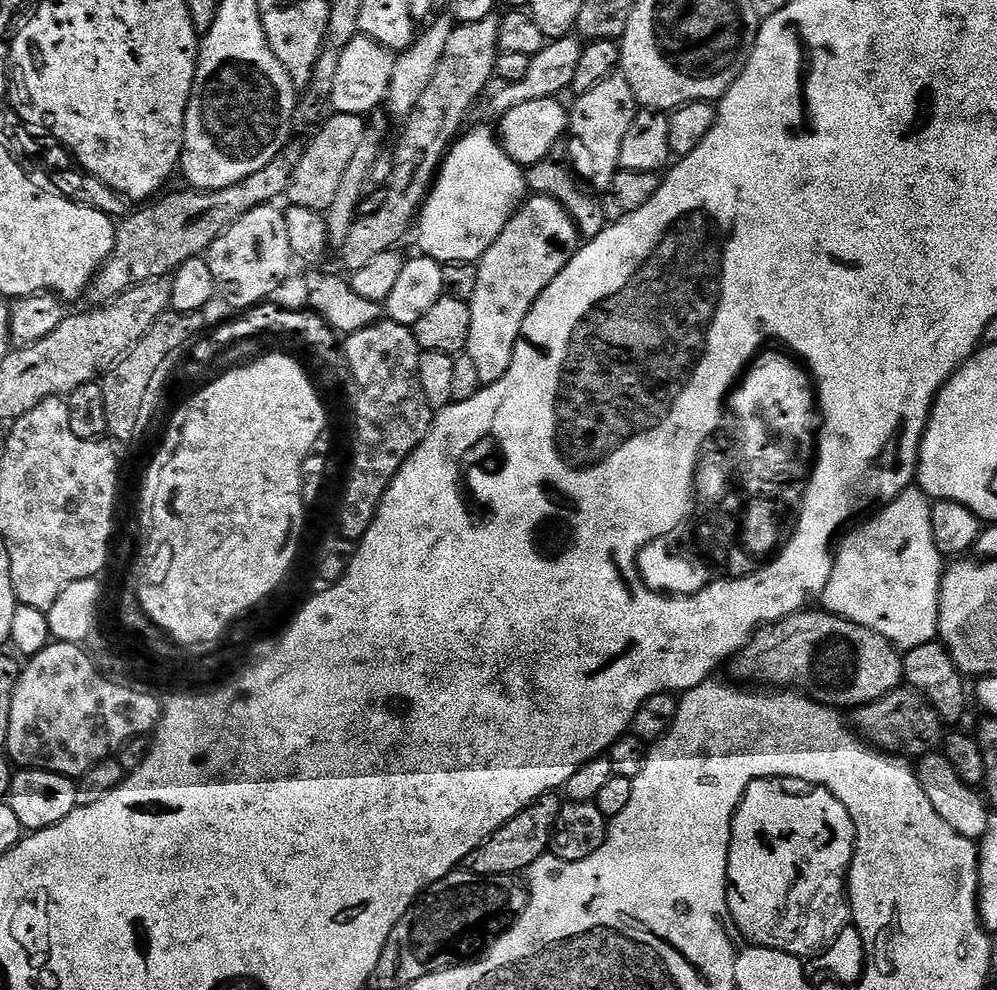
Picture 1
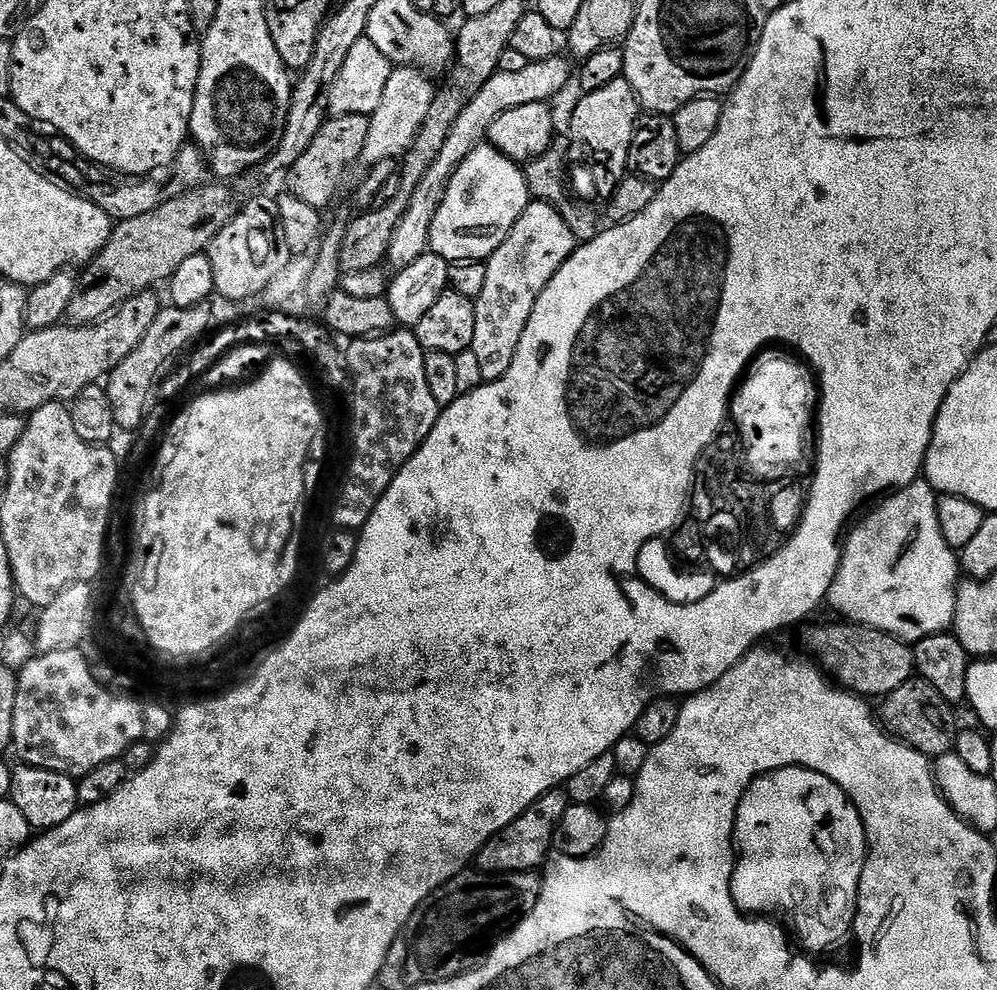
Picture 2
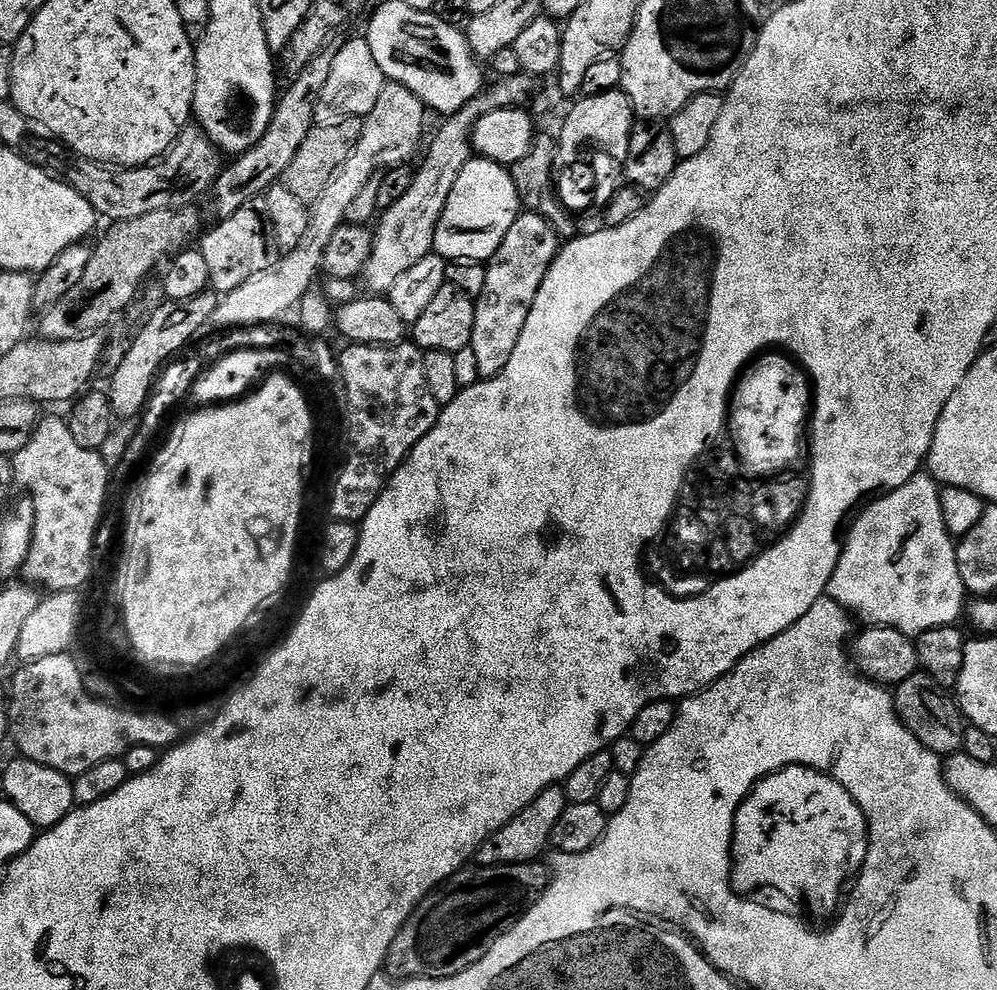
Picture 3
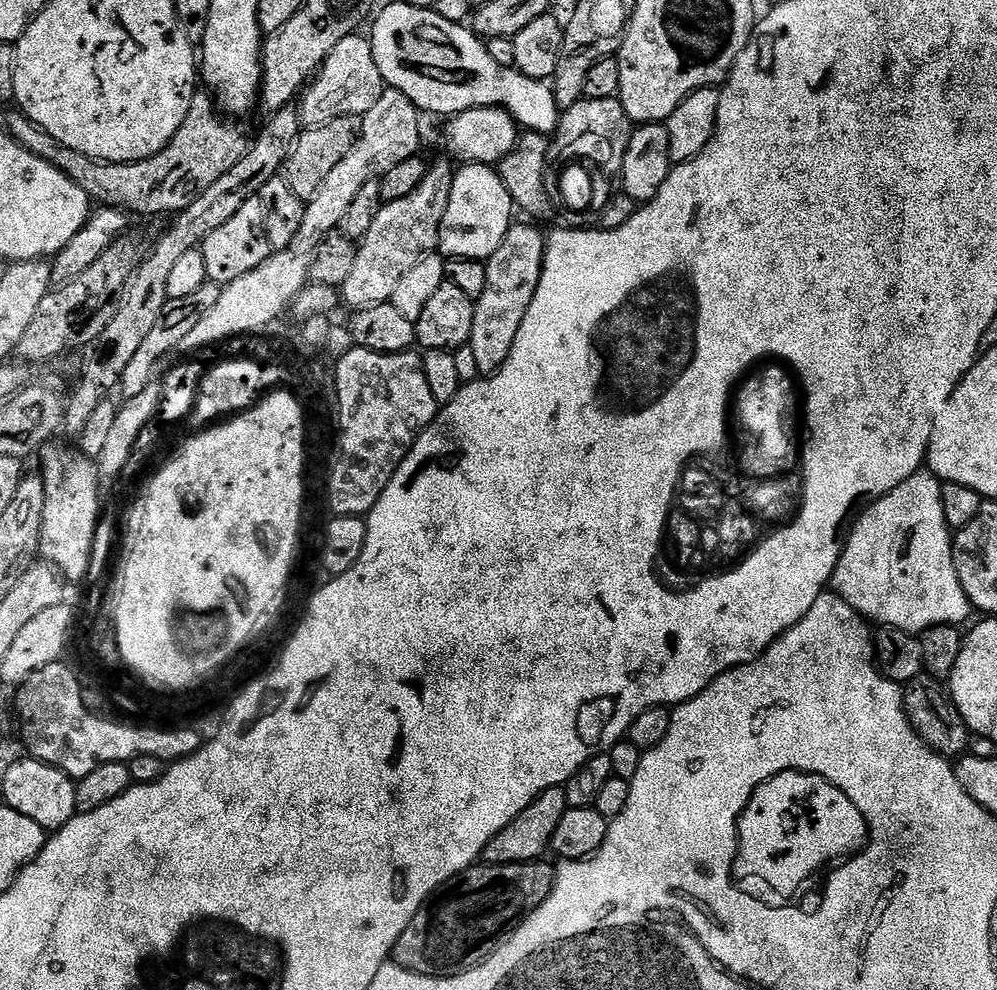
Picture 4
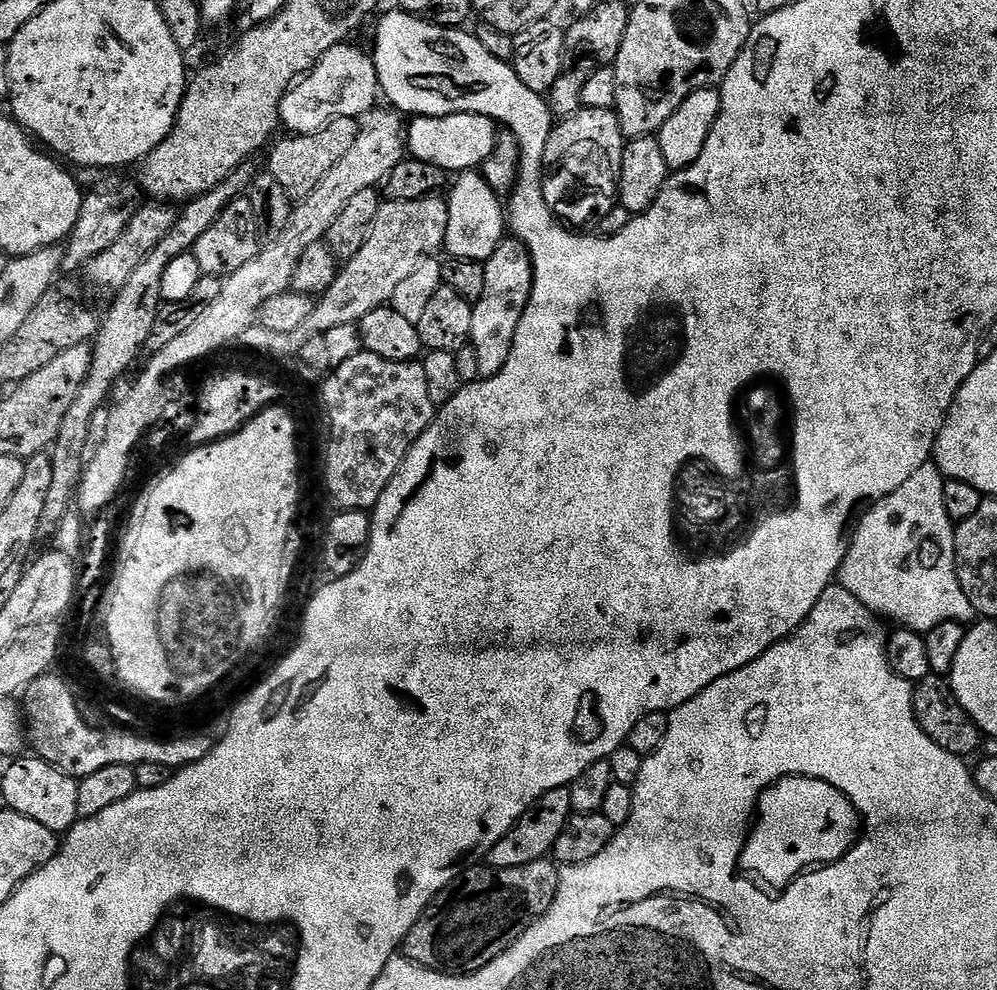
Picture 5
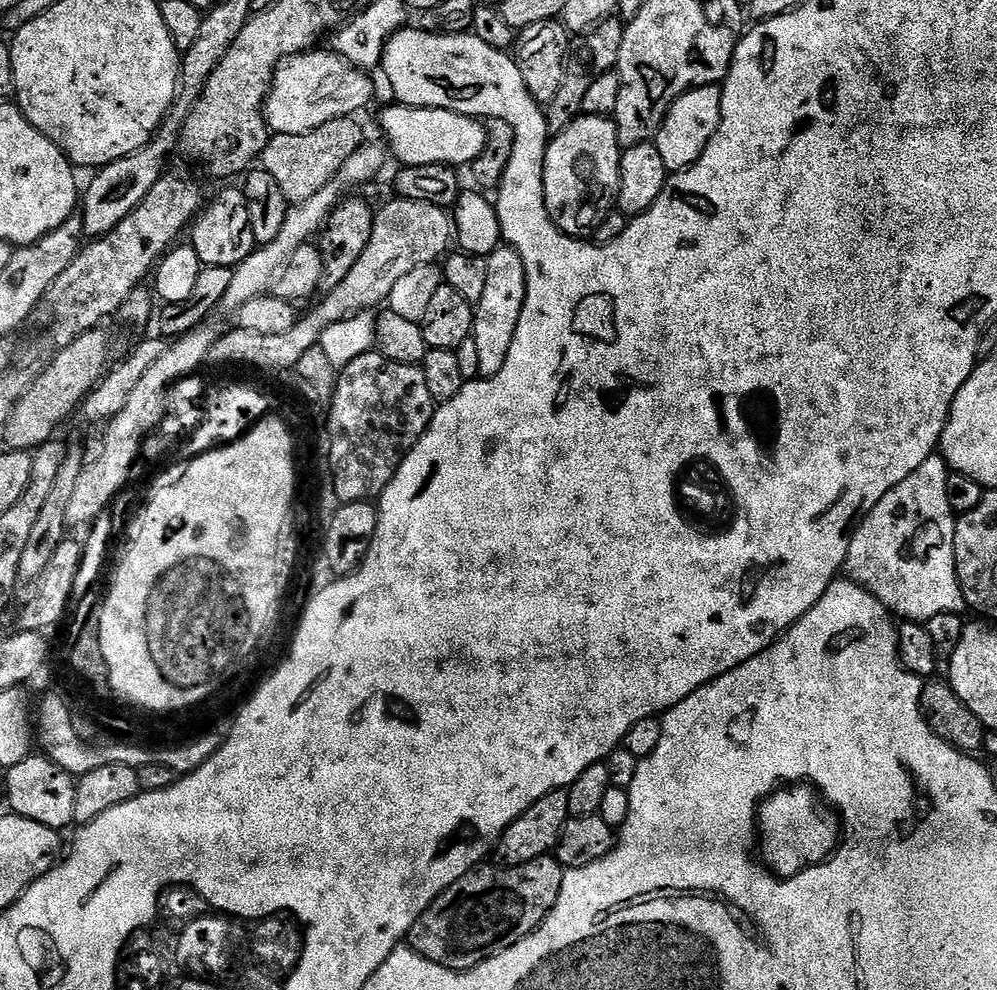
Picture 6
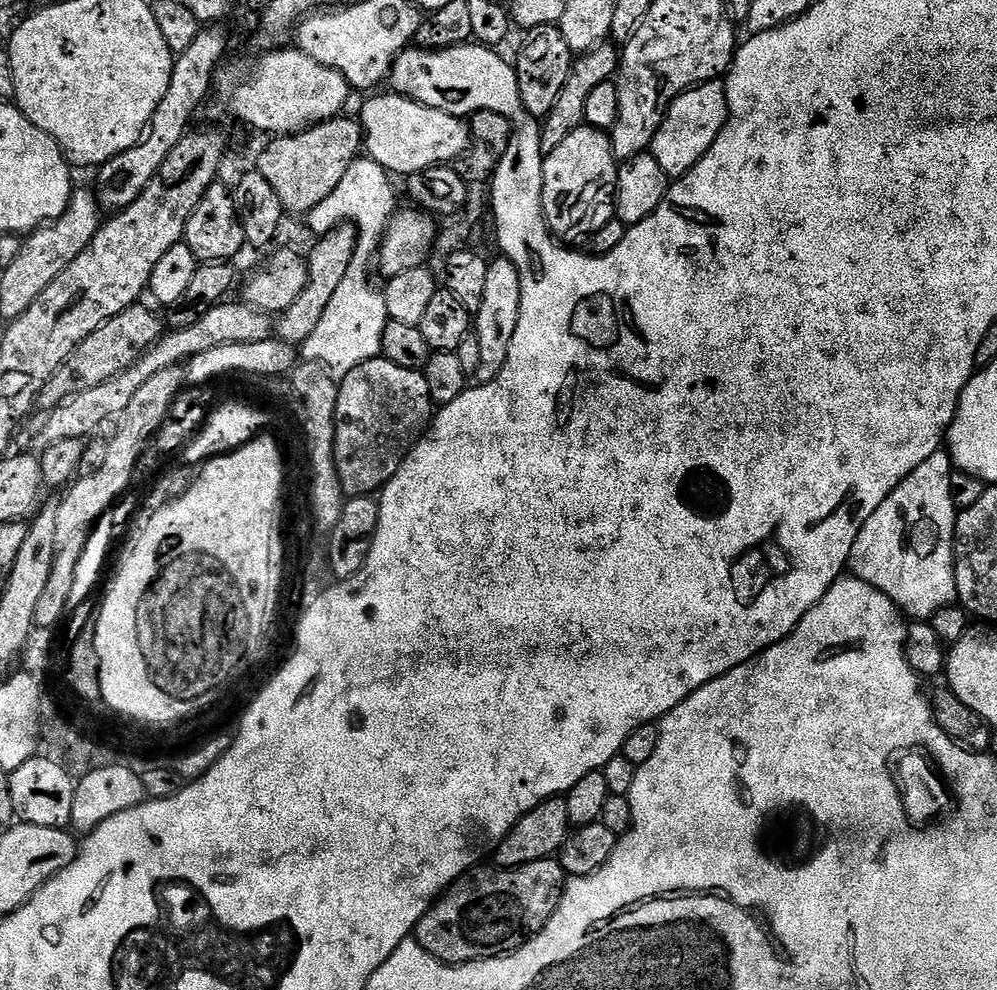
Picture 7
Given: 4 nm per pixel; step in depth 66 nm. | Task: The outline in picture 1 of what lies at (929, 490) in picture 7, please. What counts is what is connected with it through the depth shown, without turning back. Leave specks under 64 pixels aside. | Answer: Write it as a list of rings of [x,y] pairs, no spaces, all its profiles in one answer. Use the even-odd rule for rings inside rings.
[[[913,486],[902,494],[898,494],[898,498],[894,498],[894,502],[890,502],[885,508],[881,508],[879,512],[863,521],[855,530],[849,531],[845,535],[849,536],[844,541],[842,541],[843,539],[839,541],[834,552],[832,573],[822,593],[822,601],[824,600],[824,604],[822,604],[823,611],[833,612],[835,616],[846,618],[858,626],[866,626],[866,630],[874,630],[878,634],[882,634],[882,638],[886,638],[900,650],[933,643],[937,639],[940,630],[940,578],[944,575],[946,560],[945,557],[941,556],[938,546],[934,546],[934,530],[930,530],[932,506],[933,501],[930,497],[919,486]]]

